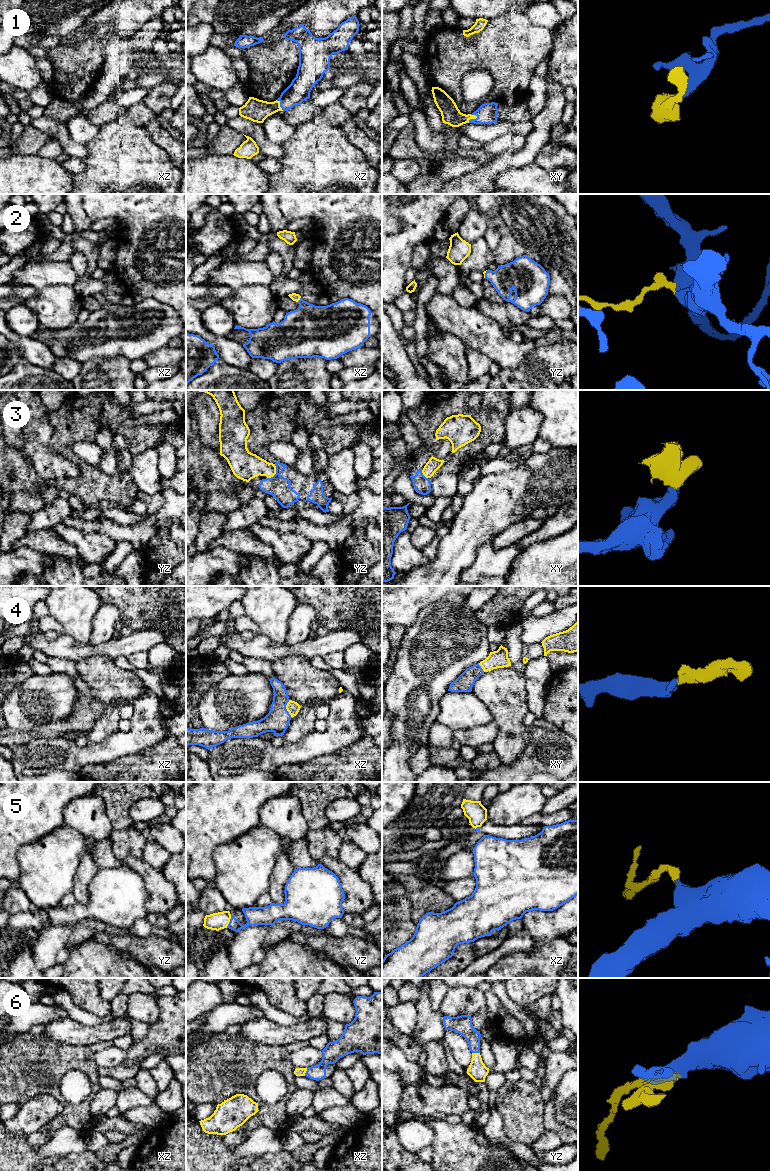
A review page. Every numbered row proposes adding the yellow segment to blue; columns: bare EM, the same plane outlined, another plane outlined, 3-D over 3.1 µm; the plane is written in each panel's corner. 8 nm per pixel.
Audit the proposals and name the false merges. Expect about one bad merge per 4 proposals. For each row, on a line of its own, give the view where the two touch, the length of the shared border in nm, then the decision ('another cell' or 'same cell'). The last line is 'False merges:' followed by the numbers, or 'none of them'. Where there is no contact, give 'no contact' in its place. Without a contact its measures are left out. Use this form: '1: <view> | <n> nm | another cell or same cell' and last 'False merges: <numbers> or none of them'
1: xy | 90 nm | same cell
2: xz | 50 nm | same cell
3: yz | 140 nm | another cell
4: xz | 140 nm | same cell
5: yz | 110 nm | same cell
6: xz | 70 nm | same cell
False merges: 3

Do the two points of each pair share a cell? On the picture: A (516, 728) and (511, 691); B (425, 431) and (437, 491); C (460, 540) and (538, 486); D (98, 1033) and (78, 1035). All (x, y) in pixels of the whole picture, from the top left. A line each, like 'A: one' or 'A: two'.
A: one
B: two
C: one
D: one

